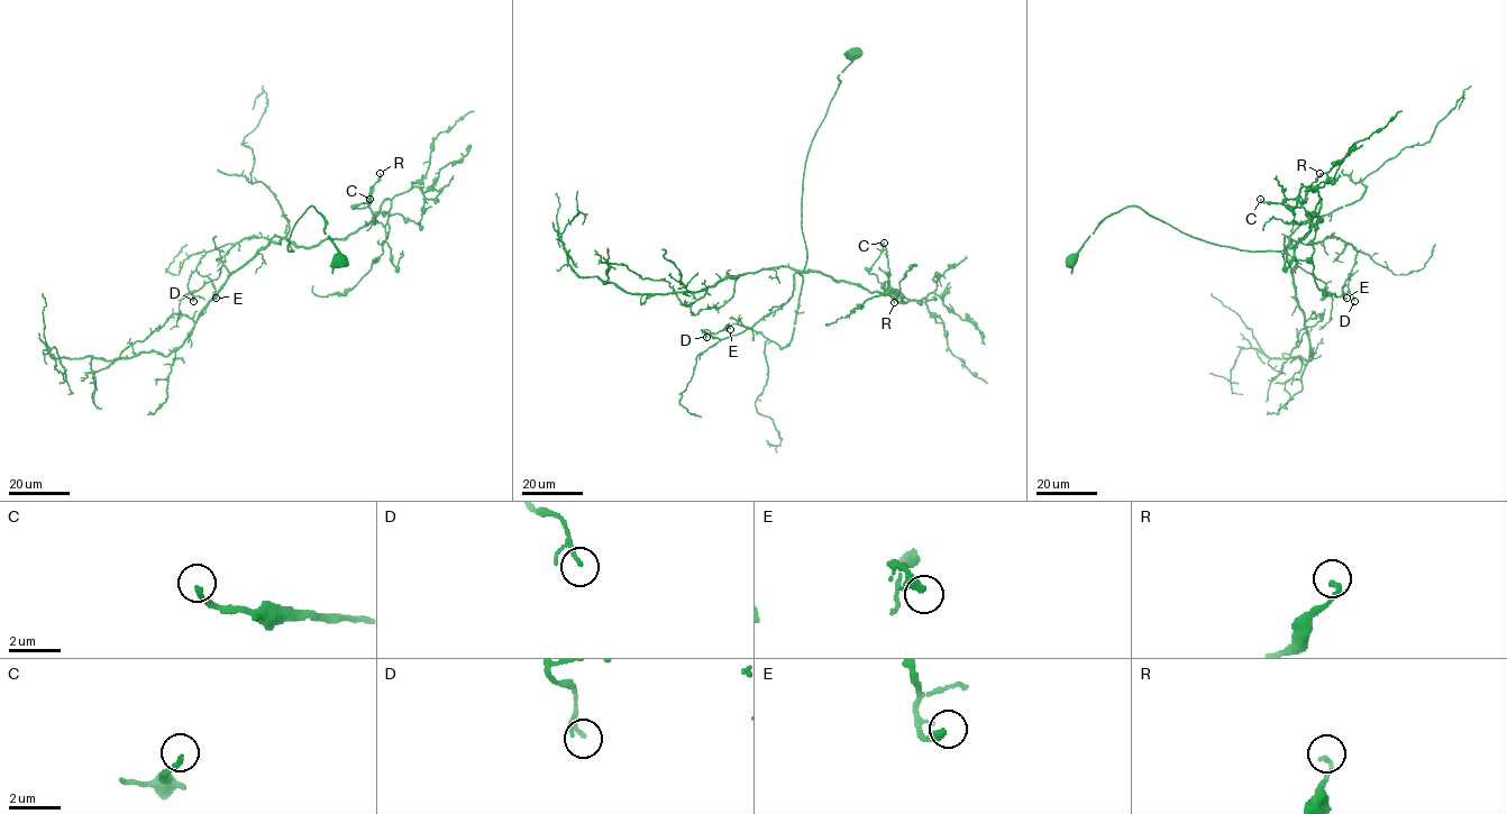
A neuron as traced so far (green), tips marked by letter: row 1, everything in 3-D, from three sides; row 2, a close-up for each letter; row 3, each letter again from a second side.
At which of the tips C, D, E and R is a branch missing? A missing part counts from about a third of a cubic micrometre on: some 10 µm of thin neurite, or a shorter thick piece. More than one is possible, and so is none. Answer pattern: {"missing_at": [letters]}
{"missing_at": []}

